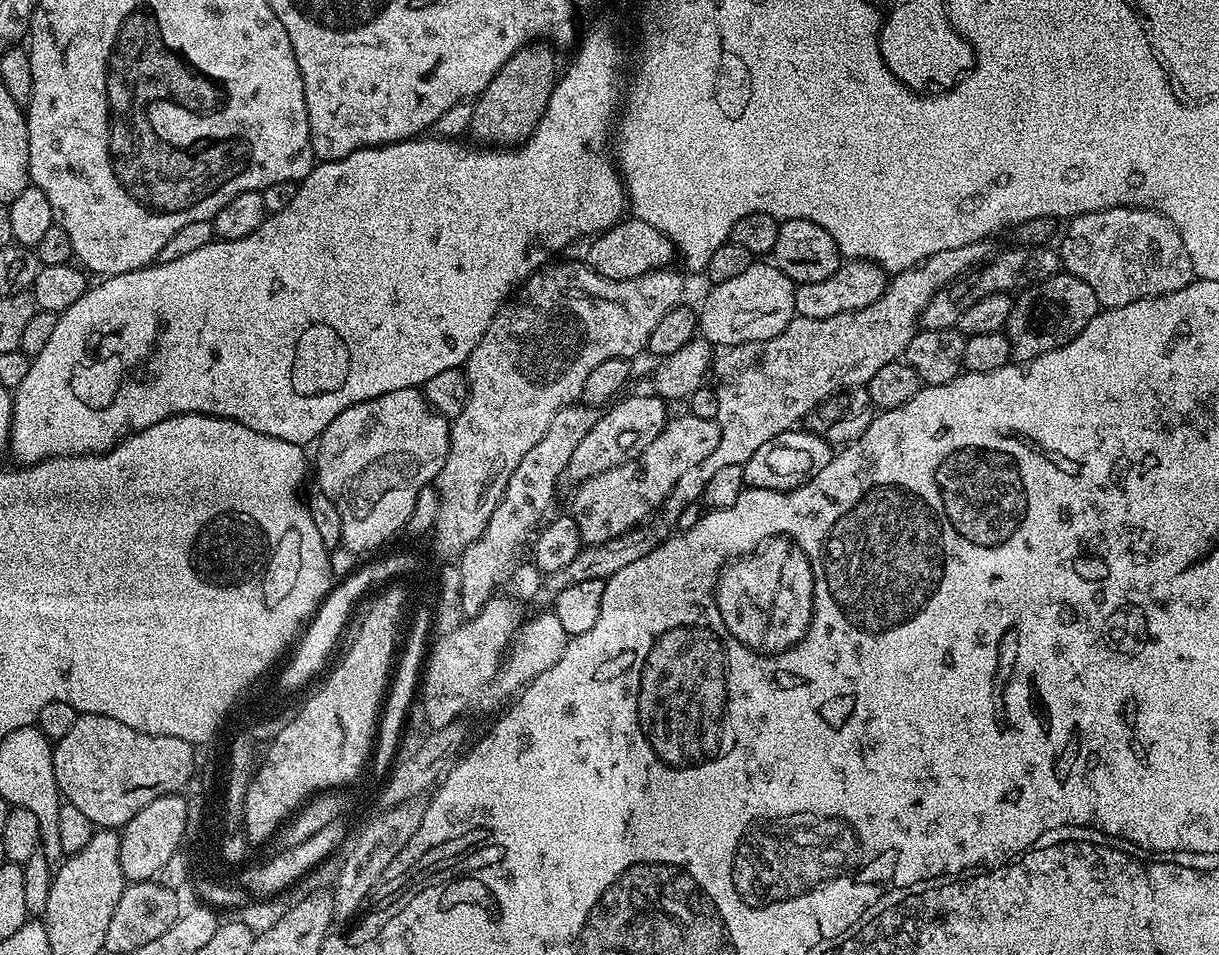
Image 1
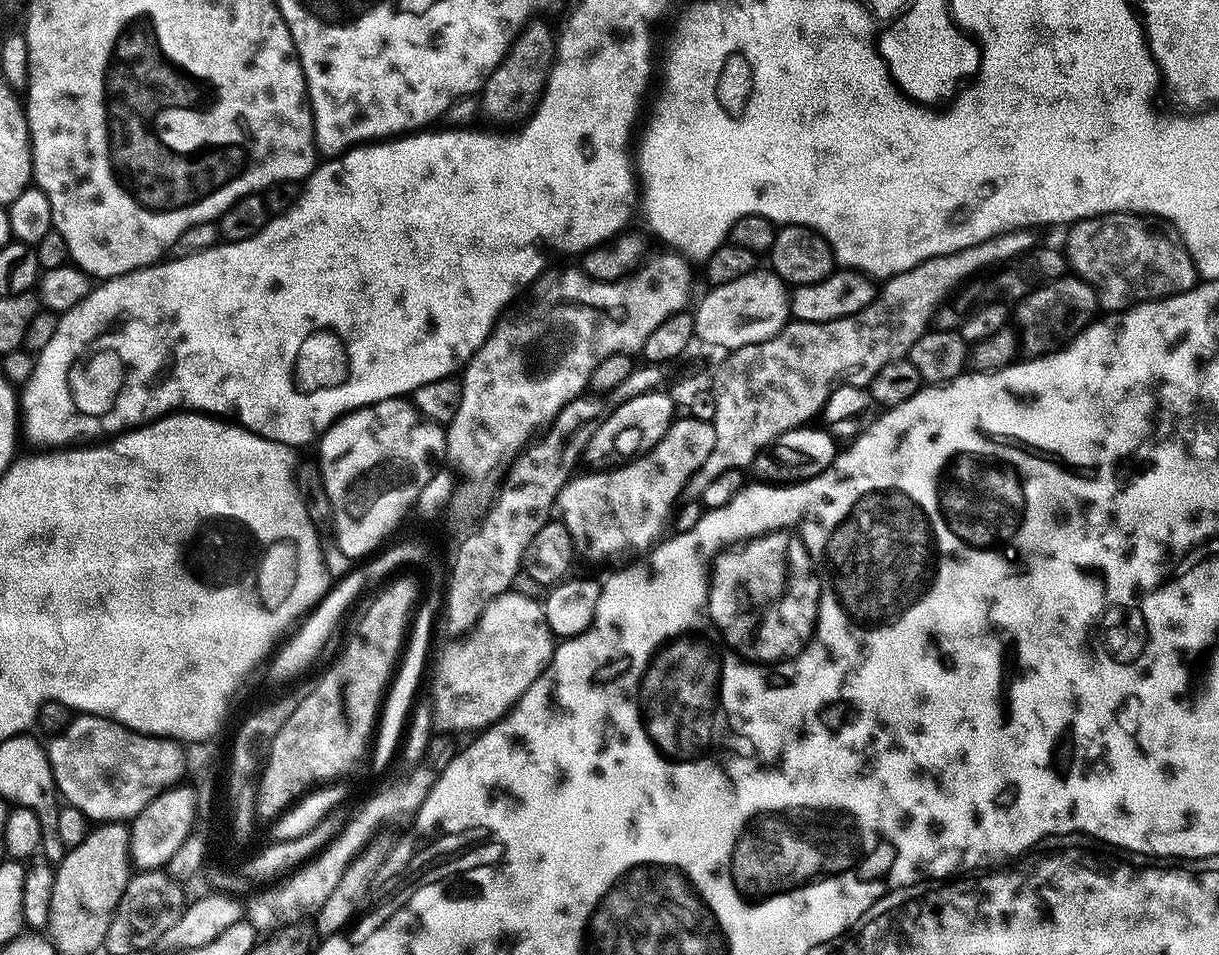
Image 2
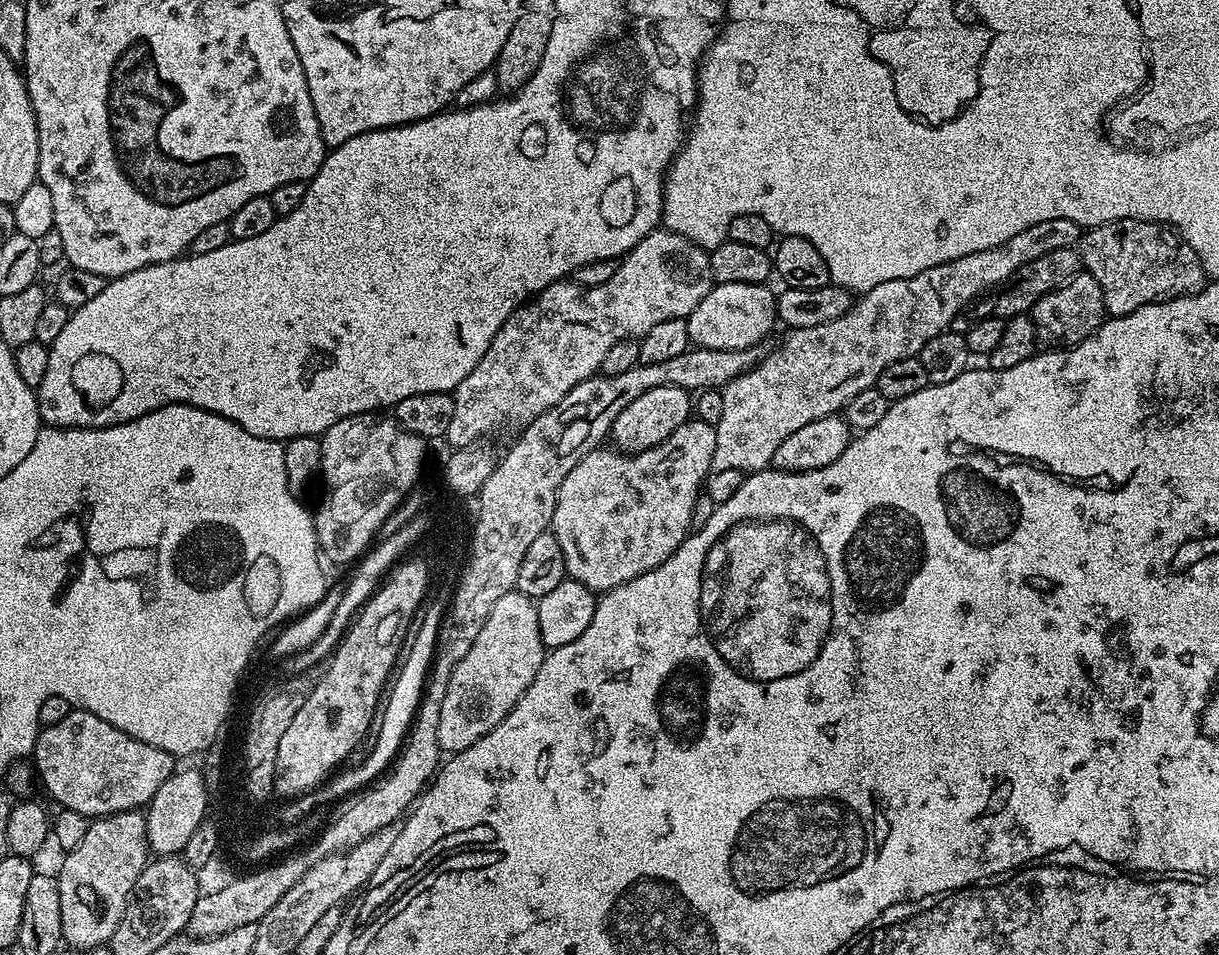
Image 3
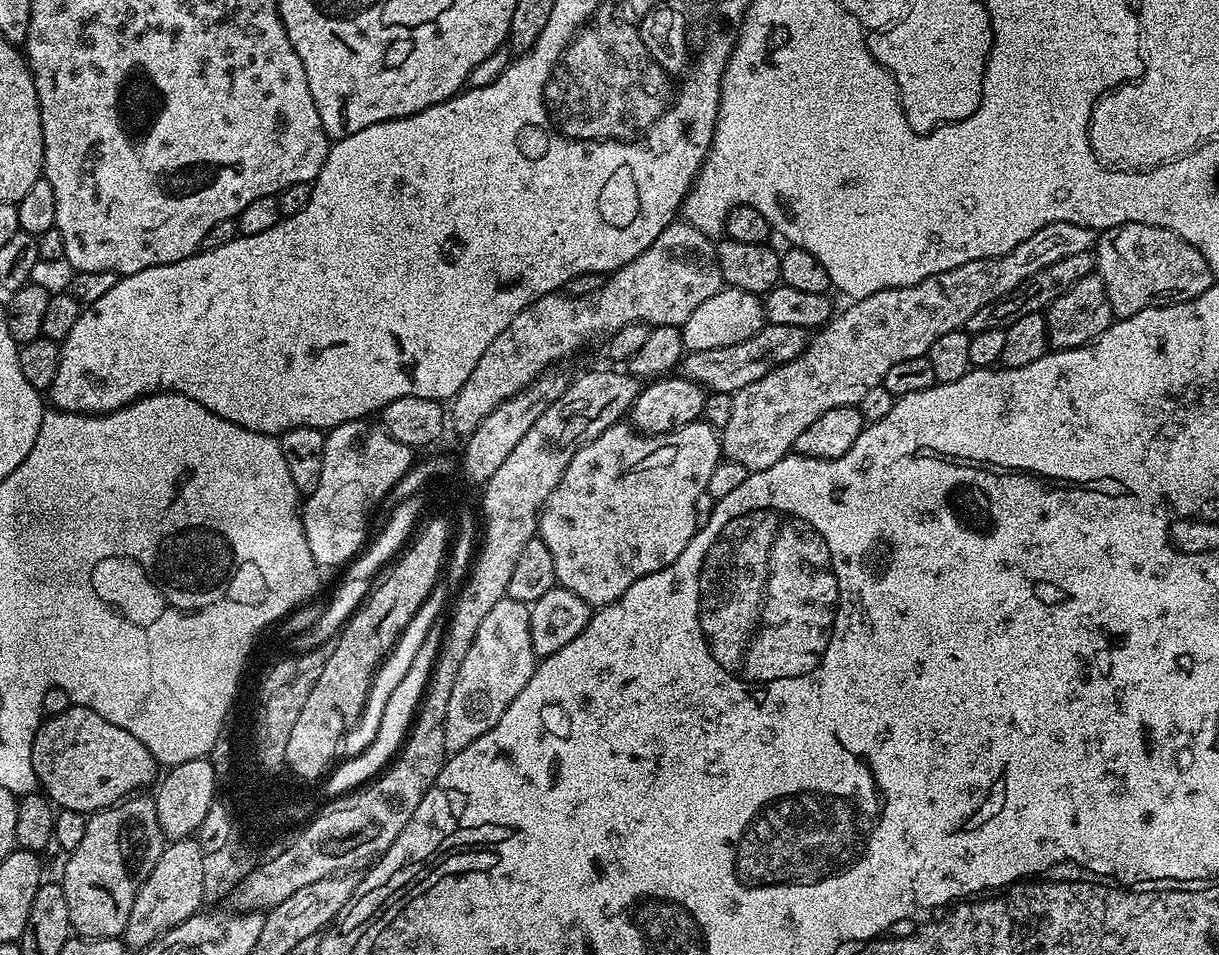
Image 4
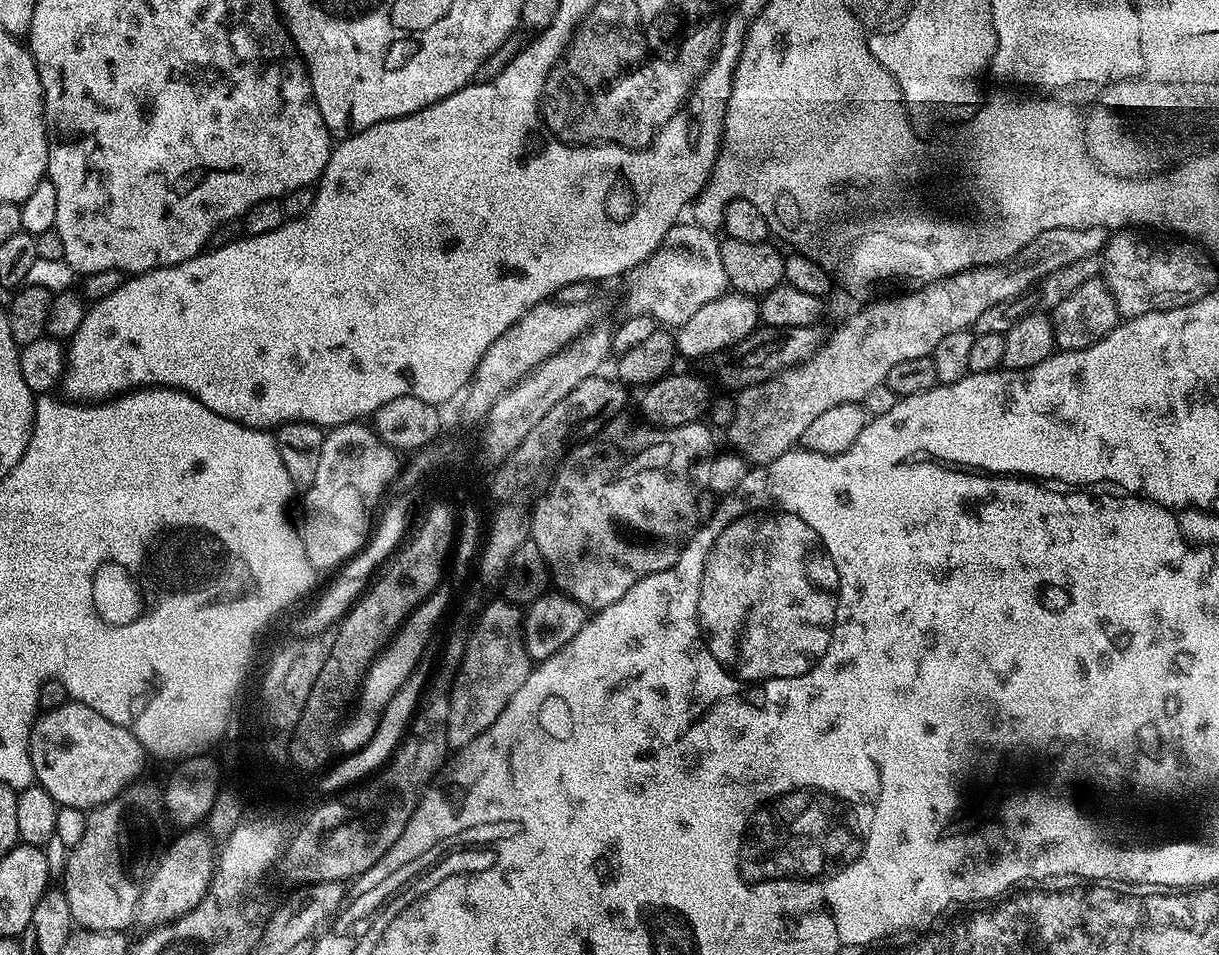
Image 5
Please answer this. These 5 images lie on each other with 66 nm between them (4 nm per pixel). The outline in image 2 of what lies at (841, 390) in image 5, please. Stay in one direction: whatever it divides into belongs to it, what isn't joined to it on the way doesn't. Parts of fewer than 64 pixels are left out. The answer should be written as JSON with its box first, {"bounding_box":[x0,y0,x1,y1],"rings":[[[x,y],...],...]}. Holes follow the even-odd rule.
{"bounding_box":[687,228,1038,498],"rings":[[[1019,228],[990,238],[986,242],[978,242],[978,246],[966,246],[966,250],[930,258],[902,274],[889,276],[879,285],[876,297],[855,316],[843,316],[830,322],[792,320],[785,324],[781,332],[774,334],[774,338],[766,342],[731,349],[725,355],[728,357],[725,358],[724,365],[714,372],[711,390],[716,403],[714,418],[711,421],[714,426],[714,450],[710,450],[710,458],[702,462],[700,469],[693,471],[692,477],[688,480],[687,495],[692,498],[703,497],[706,486],[710,486],[710,482],[714,482],[718,474],[726,474],[726,470],[751,469],[758,457],[771,448],[779,436],[815,421],[812,419],[823,413],[824,405],[834,394],[834,390],[838,390],[844,384],[855,388],[871,385],[874,374],[878,374],[882,366],[907,357],[914,342],[918,342],[918,338],[922,338],[922,334],[926,334],[933,327],[932,319],[935,318],[936,311],[947,300],[949,303],[973,278],[997,266],[1007,265],[1023,256],[1025,252],[1032,251],[1038,244],[1036,236],[1037,233],[1031,228]]]}

